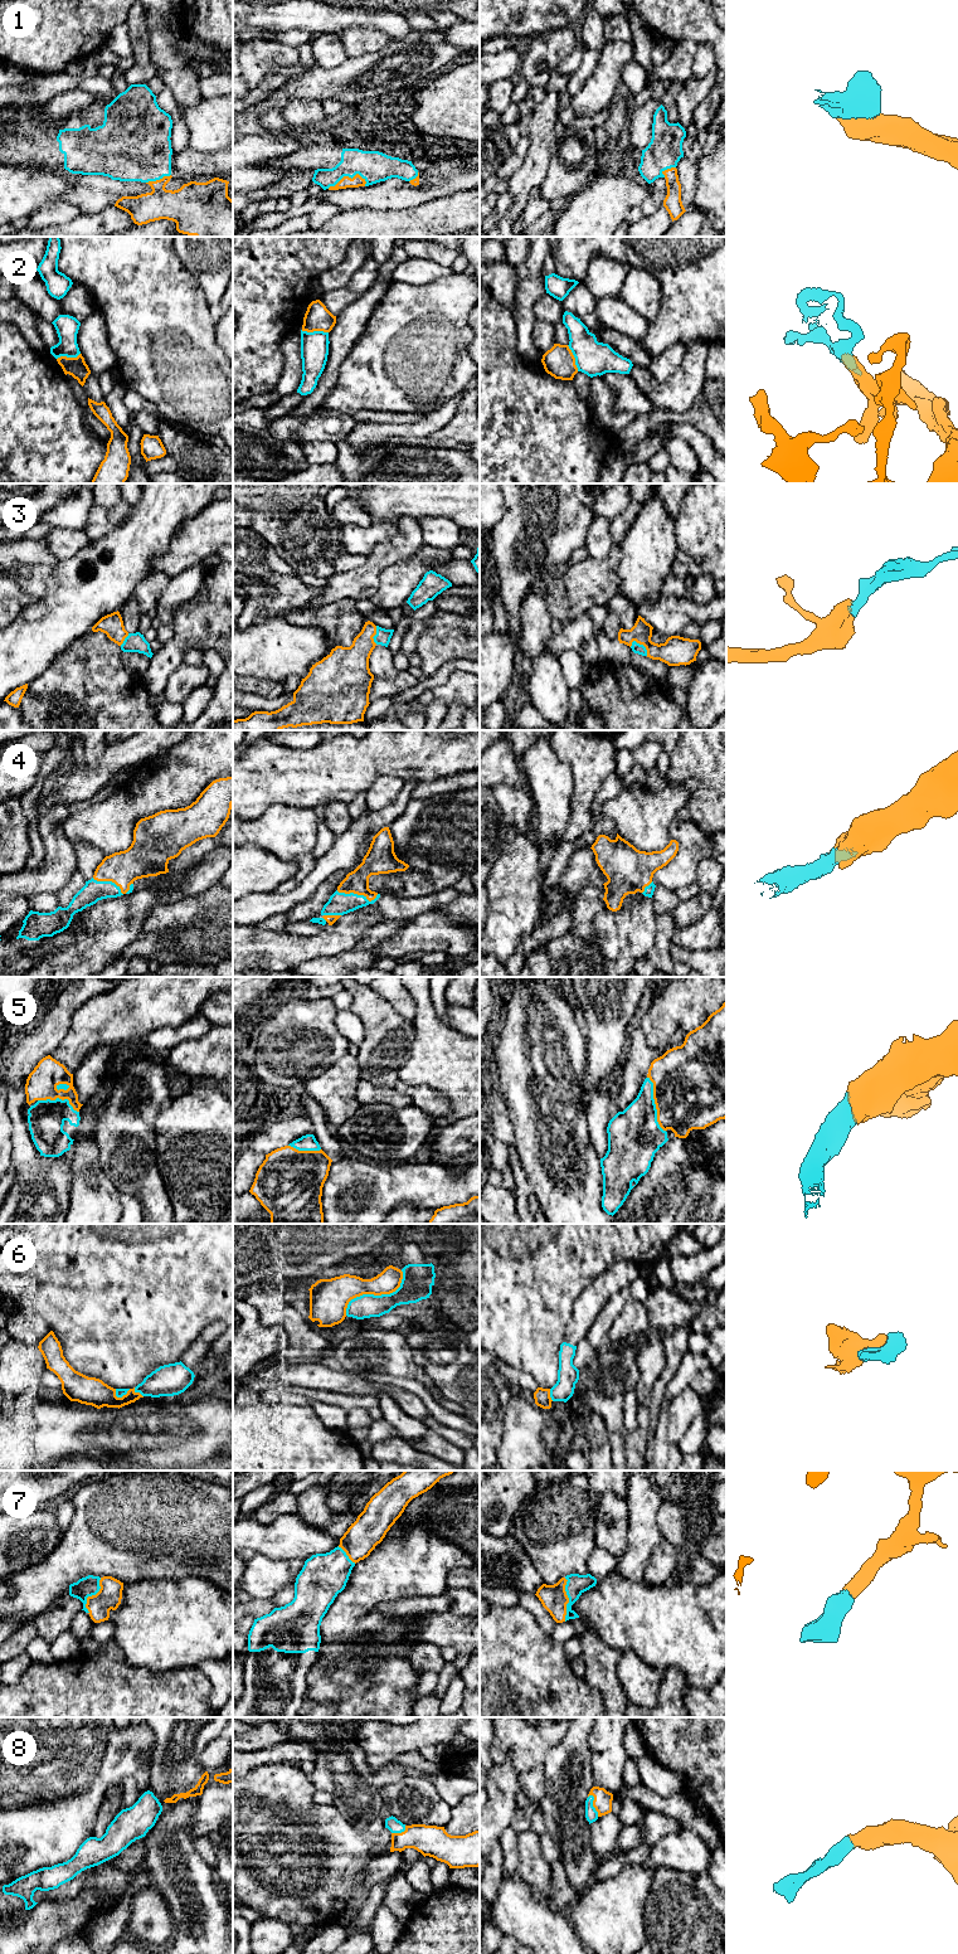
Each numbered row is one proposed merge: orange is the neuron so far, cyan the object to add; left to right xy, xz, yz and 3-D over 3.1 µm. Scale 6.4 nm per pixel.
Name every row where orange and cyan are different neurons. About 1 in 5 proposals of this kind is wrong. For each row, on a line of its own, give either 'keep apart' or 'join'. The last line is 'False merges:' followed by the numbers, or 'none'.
1: join
2: keep apart
3: join
4: join
5: join
6: keep apart
7: join
8: join
False merges: 2, 6

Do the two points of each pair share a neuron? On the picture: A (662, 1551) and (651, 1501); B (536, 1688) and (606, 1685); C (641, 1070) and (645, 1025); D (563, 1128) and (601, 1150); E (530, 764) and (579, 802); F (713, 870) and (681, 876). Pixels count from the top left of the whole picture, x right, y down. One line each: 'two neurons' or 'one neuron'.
A: two neurons
B: two neurons
C: two neurons
D: two neurons
E: two neurons
F: two neurons

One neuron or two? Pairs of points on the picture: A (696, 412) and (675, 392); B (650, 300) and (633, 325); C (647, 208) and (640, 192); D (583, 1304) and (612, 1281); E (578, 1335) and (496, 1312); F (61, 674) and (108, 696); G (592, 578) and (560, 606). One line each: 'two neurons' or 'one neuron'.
A: two neurons
B: two neurons
C: two neurons
D: one neuron
E: two neurons
F: one neuron
G: one neuron

